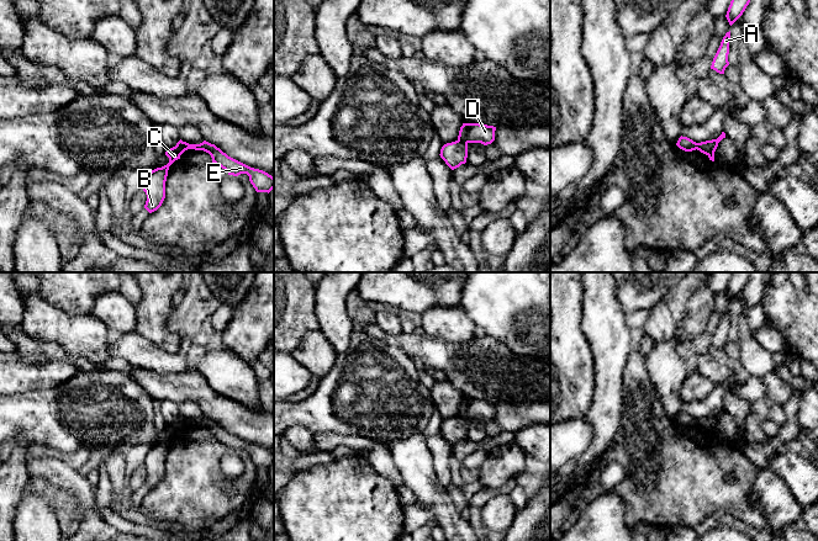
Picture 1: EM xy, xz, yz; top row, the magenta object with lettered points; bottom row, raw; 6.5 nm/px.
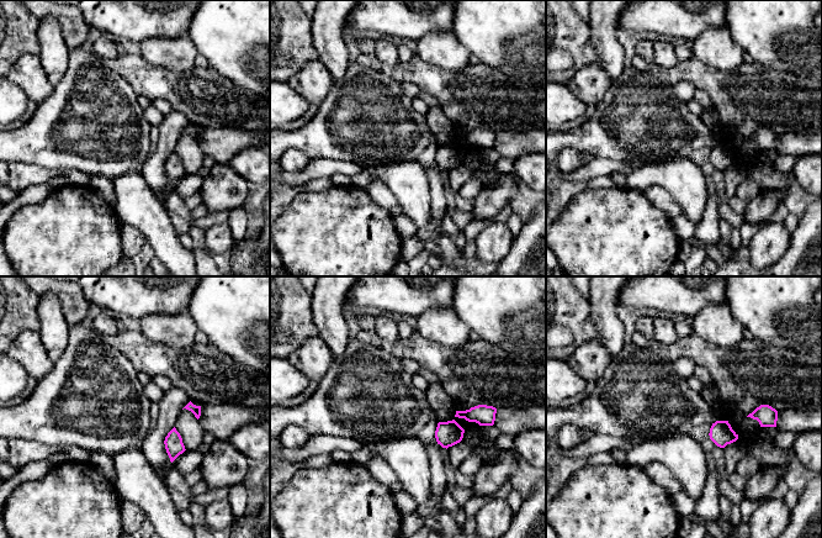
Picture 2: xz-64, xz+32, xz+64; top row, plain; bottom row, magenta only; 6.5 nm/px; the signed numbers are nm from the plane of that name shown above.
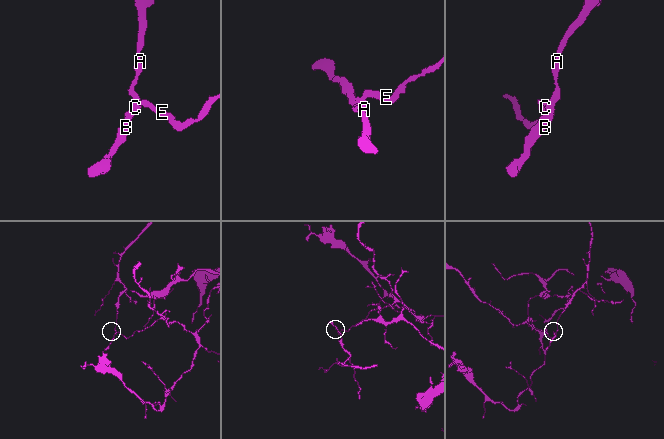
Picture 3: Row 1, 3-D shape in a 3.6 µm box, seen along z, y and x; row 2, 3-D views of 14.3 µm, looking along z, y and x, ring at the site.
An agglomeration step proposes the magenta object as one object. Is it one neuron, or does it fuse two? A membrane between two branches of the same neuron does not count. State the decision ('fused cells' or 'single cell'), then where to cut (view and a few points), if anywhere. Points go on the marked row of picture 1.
fused cells; cut xz (458, 139), (466, 143)

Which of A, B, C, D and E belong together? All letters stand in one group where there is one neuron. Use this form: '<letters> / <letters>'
A B C / D E

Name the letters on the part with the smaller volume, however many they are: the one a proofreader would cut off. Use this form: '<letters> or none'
A, B, C

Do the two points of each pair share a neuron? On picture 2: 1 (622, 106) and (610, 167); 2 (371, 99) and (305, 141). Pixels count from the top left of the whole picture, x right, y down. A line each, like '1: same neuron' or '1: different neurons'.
1: different neurons
2: same neuron

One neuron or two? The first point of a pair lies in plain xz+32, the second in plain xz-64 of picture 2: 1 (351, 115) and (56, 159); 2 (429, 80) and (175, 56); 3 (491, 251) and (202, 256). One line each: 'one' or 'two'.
1: one
2: two
3: two

